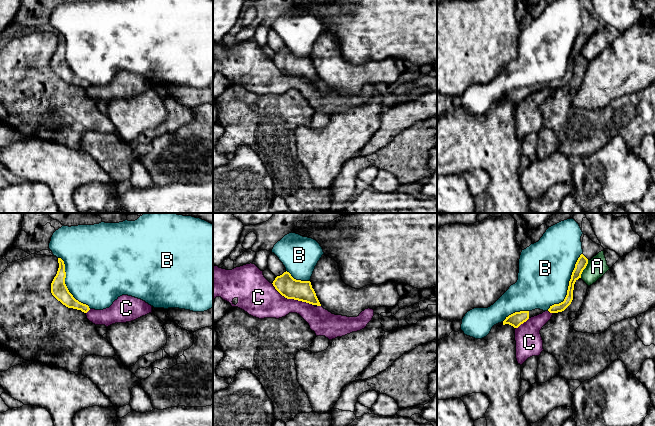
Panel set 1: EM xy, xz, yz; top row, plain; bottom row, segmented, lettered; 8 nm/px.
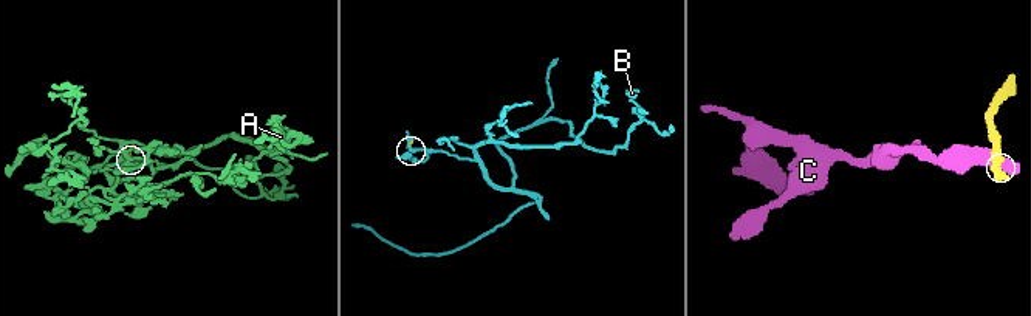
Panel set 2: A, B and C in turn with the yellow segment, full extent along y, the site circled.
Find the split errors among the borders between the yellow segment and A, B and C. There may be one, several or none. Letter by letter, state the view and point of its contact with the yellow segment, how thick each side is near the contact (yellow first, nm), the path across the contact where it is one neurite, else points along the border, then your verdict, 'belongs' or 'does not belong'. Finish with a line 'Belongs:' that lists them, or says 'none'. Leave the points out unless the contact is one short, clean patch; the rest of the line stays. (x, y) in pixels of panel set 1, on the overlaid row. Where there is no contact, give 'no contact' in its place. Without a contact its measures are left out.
A: meets yellow in yz at (584, 268); 90 nm thick on the yellow side, 160 nm on the other; does not belong
B: meets yellow in yz at (569, 285); 90 nm thick on the yellow side, 440 nm on the other; does not belong
C: meets yellow in xz at (292, 298); 170 nm thick on the yellow side, 280 nm on the other; does not belong
Belongs: none

